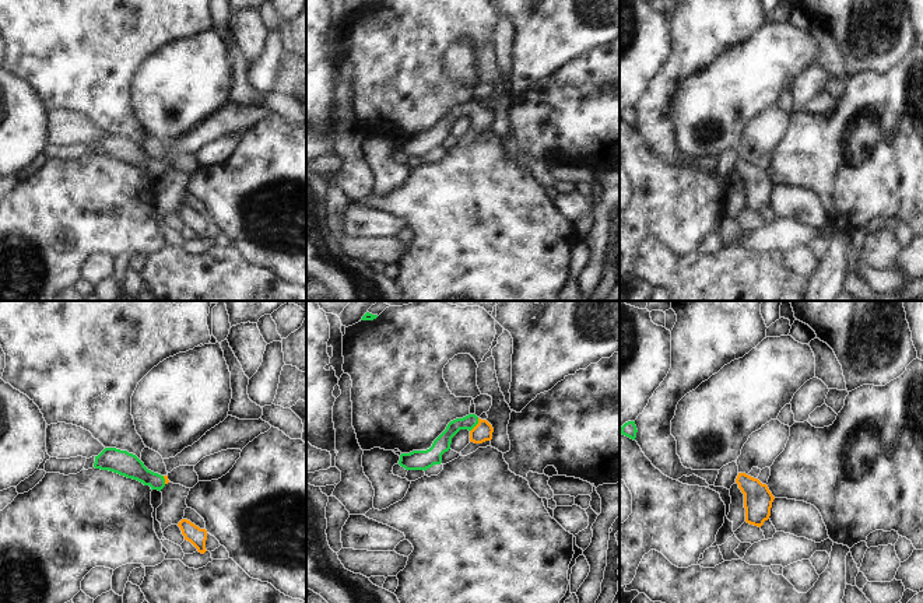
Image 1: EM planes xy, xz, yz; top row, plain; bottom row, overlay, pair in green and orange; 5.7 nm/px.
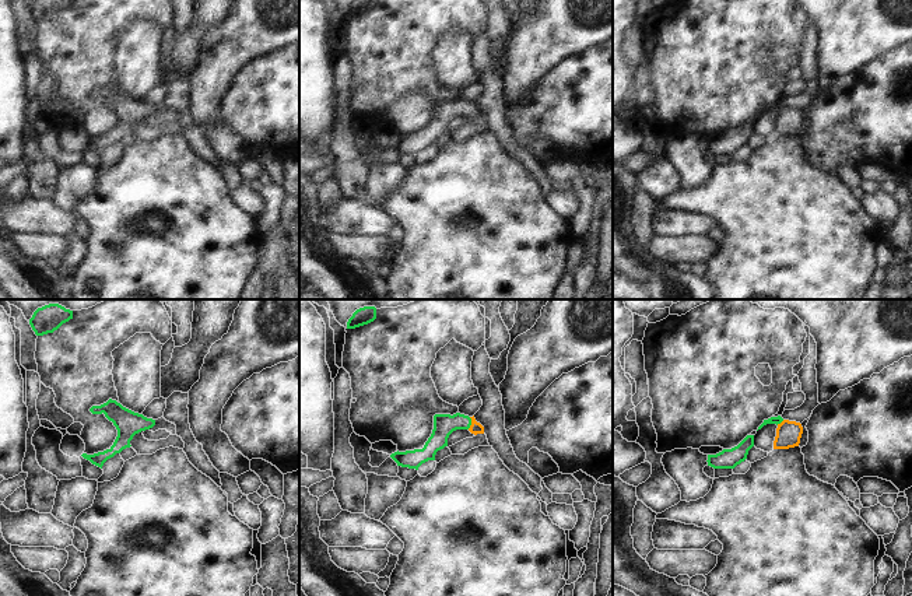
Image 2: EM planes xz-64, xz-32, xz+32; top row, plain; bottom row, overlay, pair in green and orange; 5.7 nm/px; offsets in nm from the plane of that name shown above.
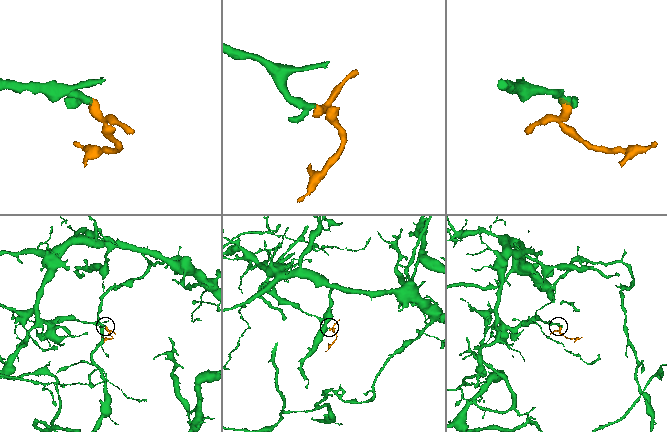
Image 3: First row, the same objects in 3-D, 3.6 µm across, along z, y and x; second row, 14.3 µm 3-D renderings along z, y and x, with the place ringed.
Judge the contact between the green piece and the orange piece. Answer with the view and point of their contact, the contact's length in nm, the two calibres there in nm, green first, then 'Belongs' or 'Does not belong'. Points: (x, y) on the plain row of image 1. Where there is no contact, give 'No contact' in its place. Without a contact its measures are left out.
Touches green at xz (476, 111). Shared border 90 nm. Thickness 100 nm (green) against 110 nm. Belongs

